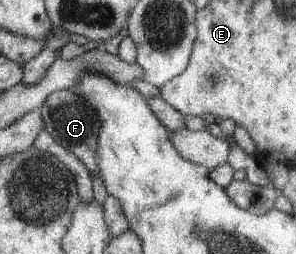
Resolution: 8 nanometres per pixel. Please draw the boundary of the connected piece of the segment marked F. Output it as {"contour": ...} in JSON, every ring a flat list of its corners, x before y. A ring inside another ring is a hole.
{"contour":[[72,89,54,91,46,97,40,109,45,129,52,135,54,141,76,155,89,169,91,175,100,176,98,161,96,161,96,147,98,147,98,135,102,131,102,123,96,109,88,103,88,99,74,93]]}

